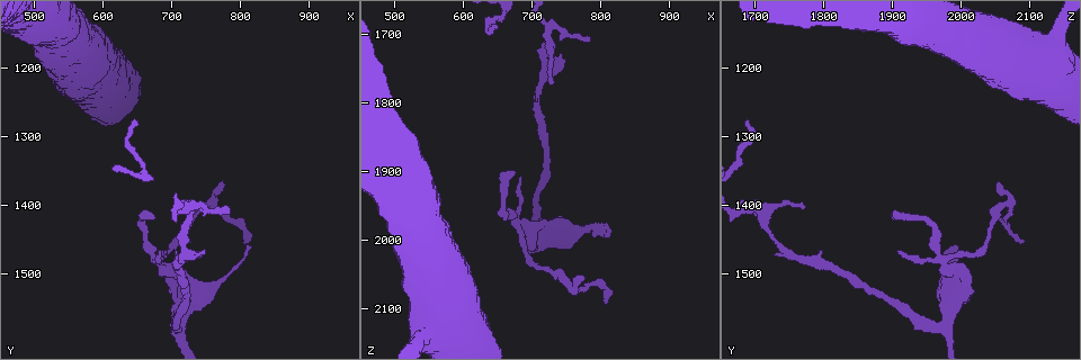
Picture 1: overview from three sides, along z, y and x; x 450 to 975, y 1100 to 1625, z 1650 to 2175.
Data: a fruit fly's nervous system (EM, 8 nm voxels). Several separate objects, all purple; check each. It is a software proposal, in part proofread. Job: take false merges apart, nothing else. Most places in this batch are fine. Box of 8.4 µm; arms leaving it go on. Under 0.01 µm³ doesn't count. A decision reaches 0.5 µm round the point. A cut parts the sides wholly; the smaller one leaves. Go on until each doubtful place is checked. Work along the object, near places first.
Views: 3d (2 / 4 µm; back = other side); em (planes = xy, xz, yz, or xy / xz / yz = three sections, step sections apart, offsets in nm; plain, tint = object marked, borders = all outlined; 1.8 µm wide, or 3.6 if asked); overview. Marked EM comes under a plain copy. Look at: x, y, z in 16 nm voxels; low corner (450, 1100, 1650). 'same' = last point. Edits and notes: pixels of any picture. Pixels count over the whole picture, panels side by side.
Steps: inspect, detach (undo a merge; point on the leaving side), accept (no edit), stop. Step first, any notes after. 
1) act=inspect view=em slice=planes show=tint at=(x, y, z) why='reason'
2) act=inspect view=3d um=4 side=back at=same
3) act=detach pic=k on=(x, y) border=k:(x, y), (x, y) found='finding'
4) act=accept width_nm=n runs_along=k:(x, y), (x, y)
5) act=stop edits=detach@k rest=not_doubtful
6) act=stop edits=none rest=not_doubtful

act=inspect view=3d um=2 side=back at=(690, 1480, 1990) why='sharp bend'

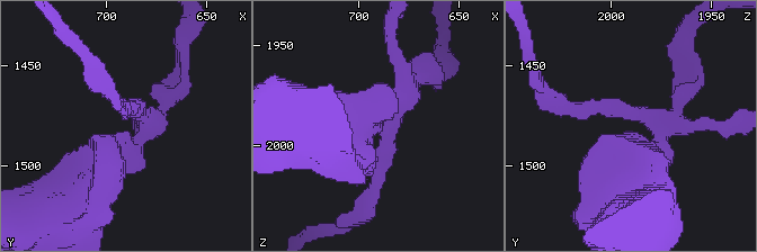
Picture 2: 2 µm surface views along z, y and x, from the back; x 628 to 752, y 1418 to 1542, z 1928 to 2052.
act=inspect view=em slice=xz step=16 show=tint at=(689, 1476, 1991)

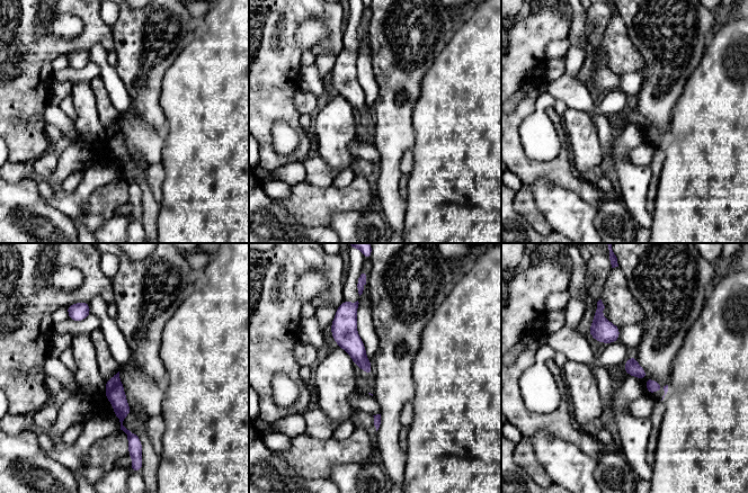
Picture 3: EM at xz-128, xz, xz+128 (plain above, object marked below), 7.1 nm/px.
act=inspect view=em slice=planes show=tint at=same

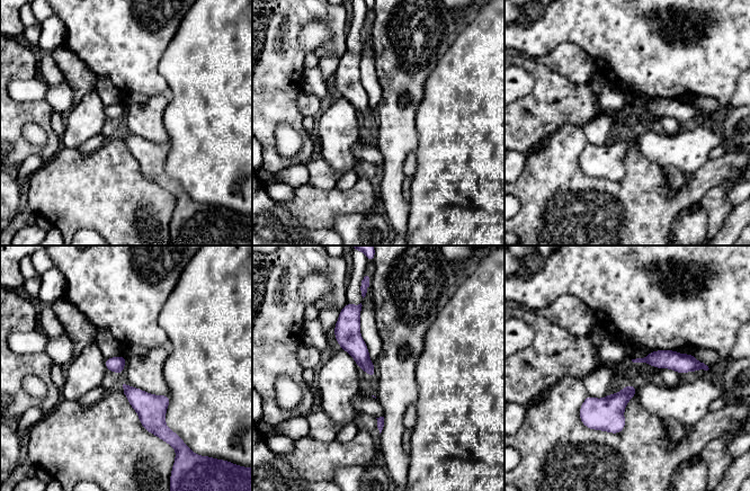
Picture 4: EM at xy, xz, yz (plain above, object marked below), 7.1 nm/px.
act=accept runs_along=4:(358, 308), (353, 342), (372, 374) found='continuous, no second neuron'

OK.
act=inspect view=em slice=yz step=8 show=tint at=(785, 1505, 1980) why='calibre changes'

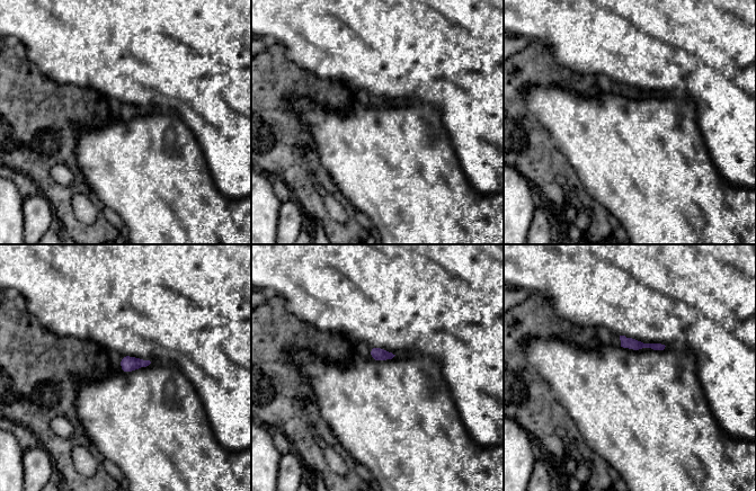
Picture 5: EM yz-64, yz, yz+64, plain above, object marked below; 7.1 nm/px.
act=inspect view=em slice=planes show=tint at=same why='cut it another way'

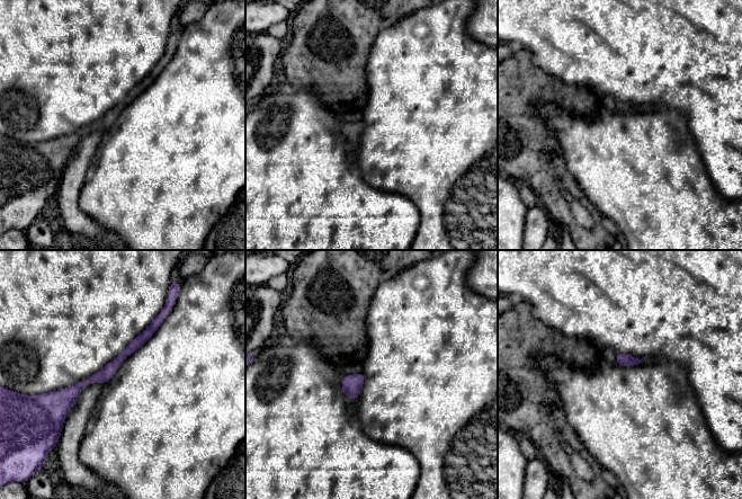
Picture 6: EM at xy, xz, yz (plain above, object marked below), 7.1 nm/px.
act=accept runs_along=6:(158, 321), (103, 376), (85, 382), (62, 411) found='one neuron here'

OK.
act=inspect view=3d um=4 at=(660, 1445, 1960) why='narrows sharply'

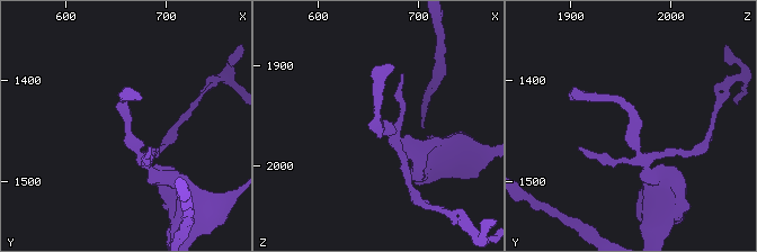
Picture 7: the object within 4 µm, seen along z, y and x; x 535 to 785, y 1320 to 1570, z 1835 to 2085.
act=inspect view=em slice=planes show=tint at=(662, 1448, 1962) why='now the EM'

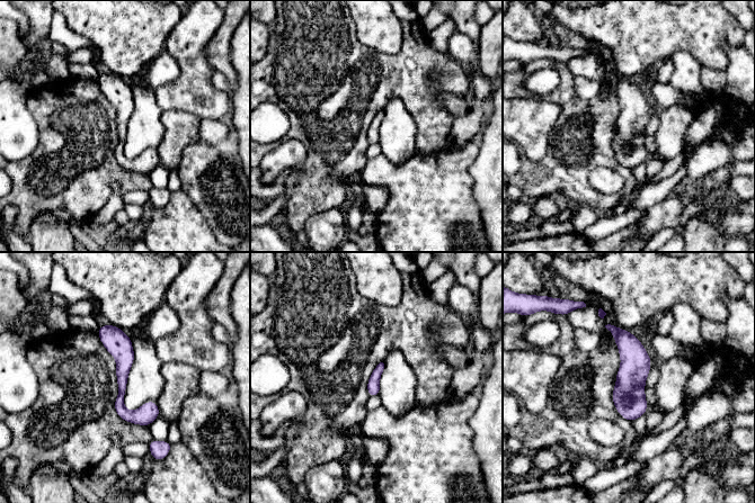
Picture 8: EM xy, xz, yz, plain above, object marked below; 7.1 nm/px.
act=accept width_nm=100 runs_along=8:(104, 328), (122, 350), (121, 407), (147, 422) found='all the same neuron'

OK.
act=inspect view=em slice=xz step=16 show=tint at=(725, 1400, 1690) why='branch point'

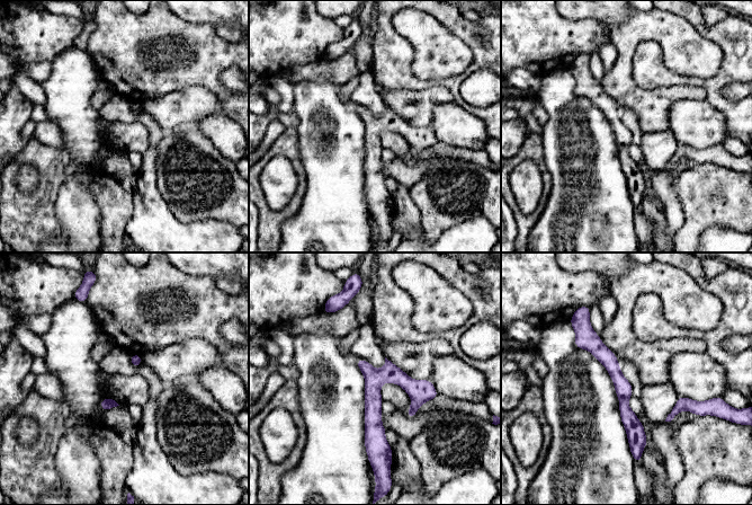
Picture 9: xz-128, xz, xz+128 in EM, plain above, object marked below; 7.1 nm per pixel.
act=inspect view=em slice=planes show=tint at=same why='cut it another way'

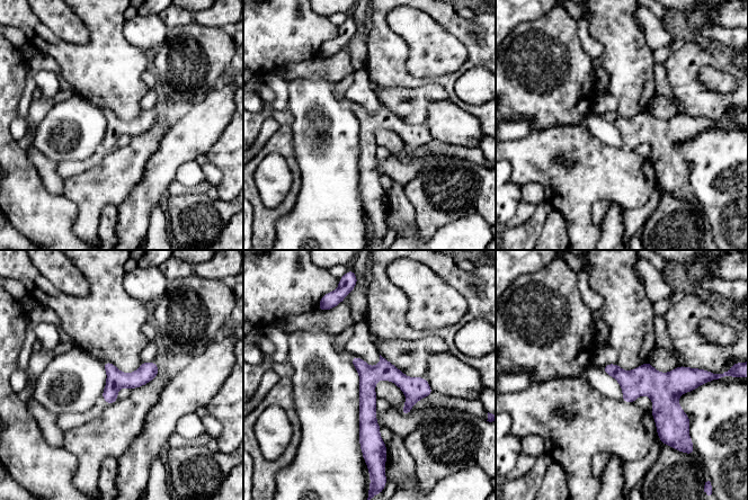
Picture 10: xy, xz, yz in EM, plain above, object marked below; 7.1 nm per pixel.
act=accept runs_along=10:(421, 380), (377, 375), (367, 385), (364, 444) found='all the same neuron'

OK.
act=stop edits=none rest=not_doubtful

